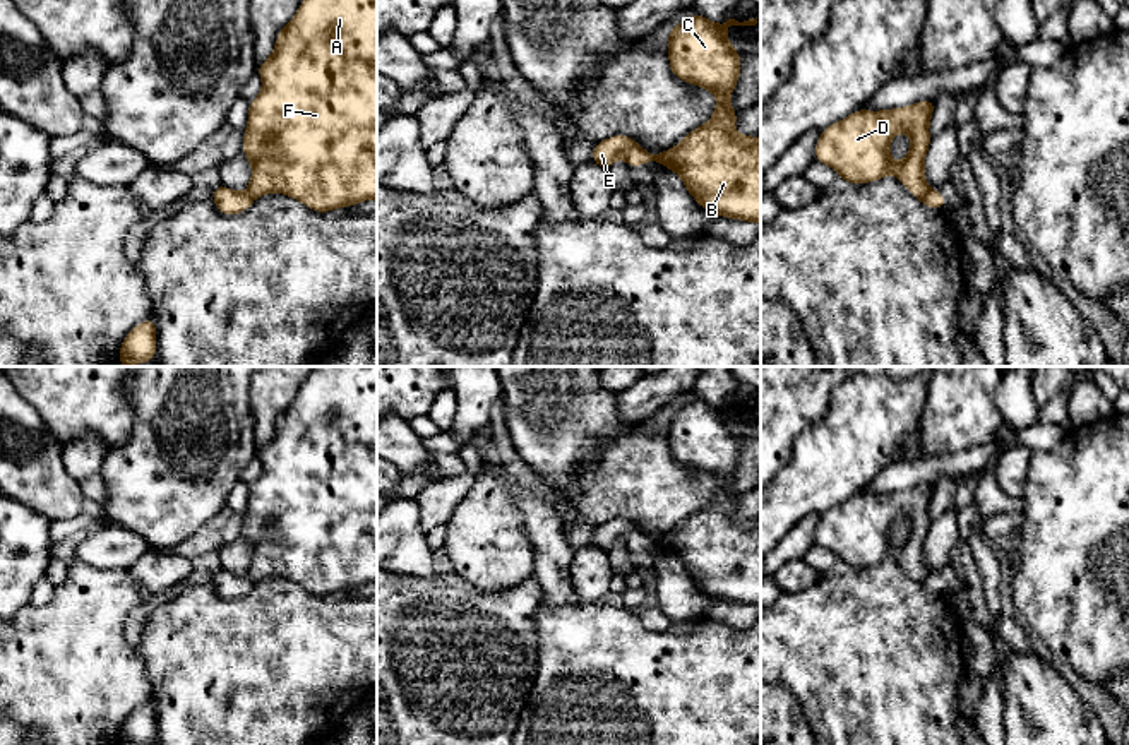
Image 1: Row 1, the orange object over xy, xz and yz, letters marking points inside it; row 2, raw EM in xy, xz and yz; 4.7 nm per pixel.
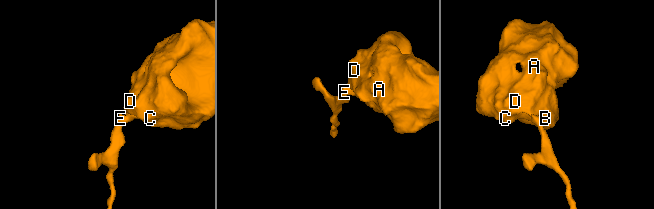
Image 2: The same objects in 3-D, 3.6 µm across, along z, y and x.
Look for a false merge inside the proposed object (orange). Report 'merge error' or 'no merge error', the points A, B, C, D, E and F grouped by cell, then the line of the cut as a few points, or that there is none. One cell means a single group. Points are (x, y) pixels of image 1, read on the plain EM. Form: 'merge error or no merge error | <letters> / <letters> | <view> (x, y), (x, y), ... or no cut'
merge error | A B C D F / E | yz (931, 574), (919, 581)

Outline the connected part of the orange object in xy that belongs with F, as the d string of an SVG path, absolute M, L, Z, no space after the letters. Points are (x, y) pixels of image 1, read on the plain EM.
M315 367L257 457L264 471L248 486L240 534L252 546L247 577L284 577L315 596L377 582L377 367Z

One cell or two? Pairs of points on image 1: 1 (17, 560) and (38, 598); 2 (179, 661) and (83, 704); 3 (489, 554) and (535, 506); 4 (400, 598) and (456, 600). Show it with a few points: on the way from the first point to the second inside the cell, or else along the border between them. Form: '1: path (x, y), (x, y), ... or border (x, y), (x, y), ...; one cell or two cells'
1: path (17, 569), (36, 590); one cell
2: border (134, 648), (149, 680), (153, 699); two cells
3: border (502, 483), (519, 512), (521, 530), (535, 557); two cells
4: path (413, 600), (442, 600); one cell

